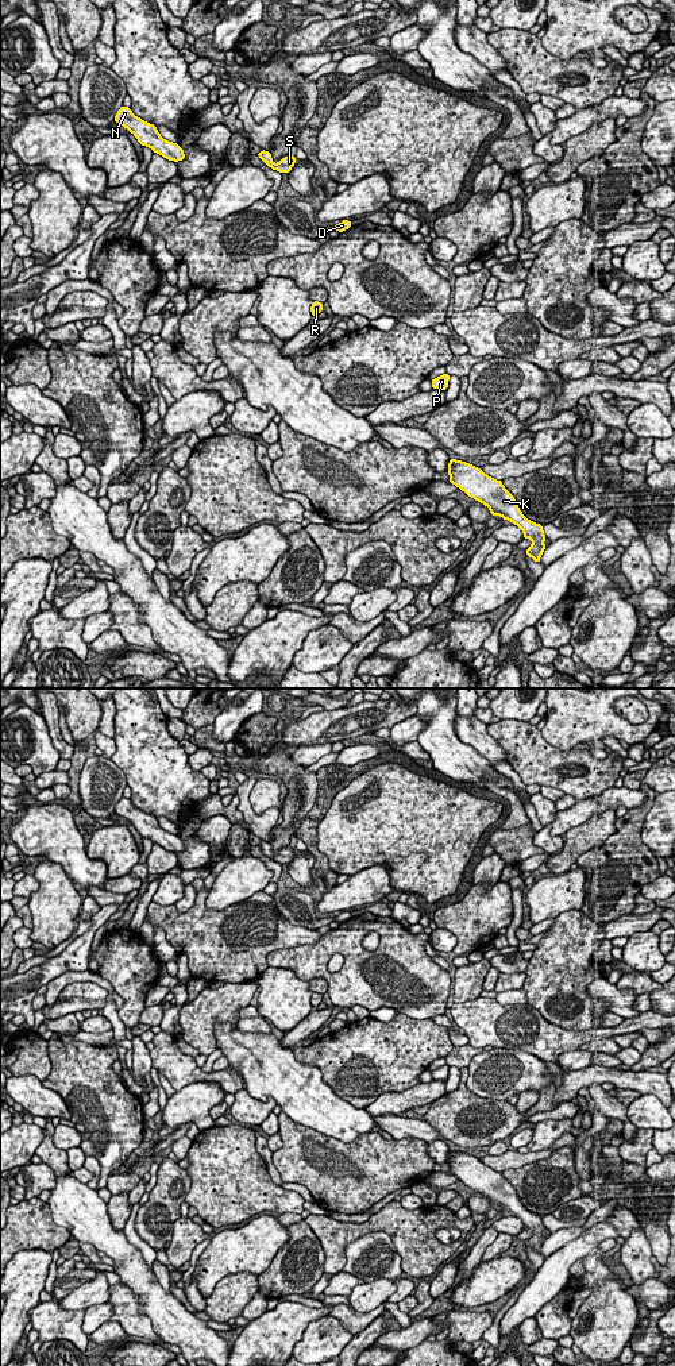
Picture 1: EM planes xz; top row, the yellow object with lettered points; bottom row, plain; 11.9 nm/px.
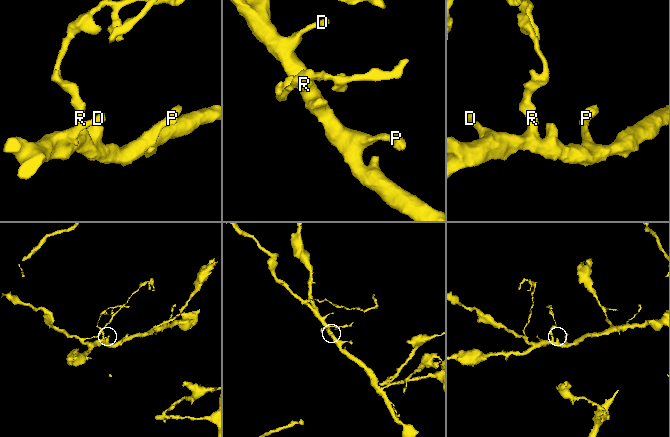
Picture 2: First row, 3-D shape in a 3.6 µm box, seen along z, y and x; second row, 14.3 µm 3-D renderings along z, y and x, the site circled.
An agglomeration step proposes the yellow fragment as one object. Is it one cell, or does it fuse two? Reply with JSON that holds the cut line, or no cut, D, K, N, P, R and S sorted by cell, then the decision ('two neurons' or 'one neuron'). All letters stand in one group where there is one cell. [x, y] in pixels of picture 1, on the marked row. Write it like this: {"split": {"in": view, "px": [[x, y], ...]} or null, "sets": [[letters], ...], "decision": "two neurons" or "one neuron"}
{"split": null, "sets": [["D", "K", "N", "P", "R", "S"]], "decision": "one neuron"}

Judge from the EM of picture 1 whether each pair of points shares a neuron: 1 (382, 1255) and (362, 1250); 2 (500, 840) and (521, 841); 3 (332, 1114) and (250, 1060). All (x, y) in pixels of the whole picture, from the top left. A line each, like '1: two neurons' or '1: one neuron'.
1: one neuron
2: one neuron
3: one neuron

